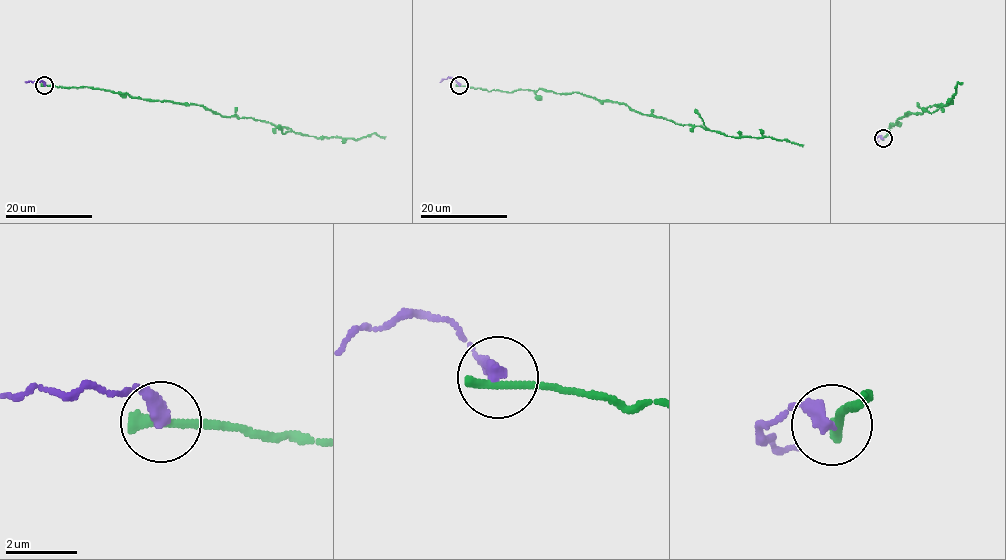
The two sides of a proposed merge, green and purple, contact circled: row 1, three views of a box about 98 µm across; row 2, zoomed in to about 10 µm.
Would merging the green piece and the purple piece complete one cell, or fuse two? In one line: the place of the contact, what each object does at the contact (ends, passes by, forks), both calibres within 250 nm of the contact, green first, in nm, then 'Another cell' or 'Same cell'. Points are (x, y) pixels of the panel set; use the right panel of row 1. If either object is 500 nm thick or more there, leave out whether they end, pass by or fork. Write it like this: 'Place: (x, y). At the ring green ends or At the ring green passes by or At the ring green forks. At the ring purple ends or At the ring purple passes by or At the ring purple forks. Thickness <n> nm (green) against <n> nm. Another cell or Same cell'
Place: (883, 138). At the ring green ends. At the ring purple ends. Thickness 360 nm (green) against 400 nm. Another cell

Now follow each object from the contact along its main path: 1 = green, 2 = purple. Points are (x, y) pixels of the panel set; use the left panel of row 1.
1: (44, 85), (201, 105), (224, 116), (254, 118), (316, 137), (356, 139), (376, 133), (384, 138)
2: (44, 85), (38, 80), (25, 82)

